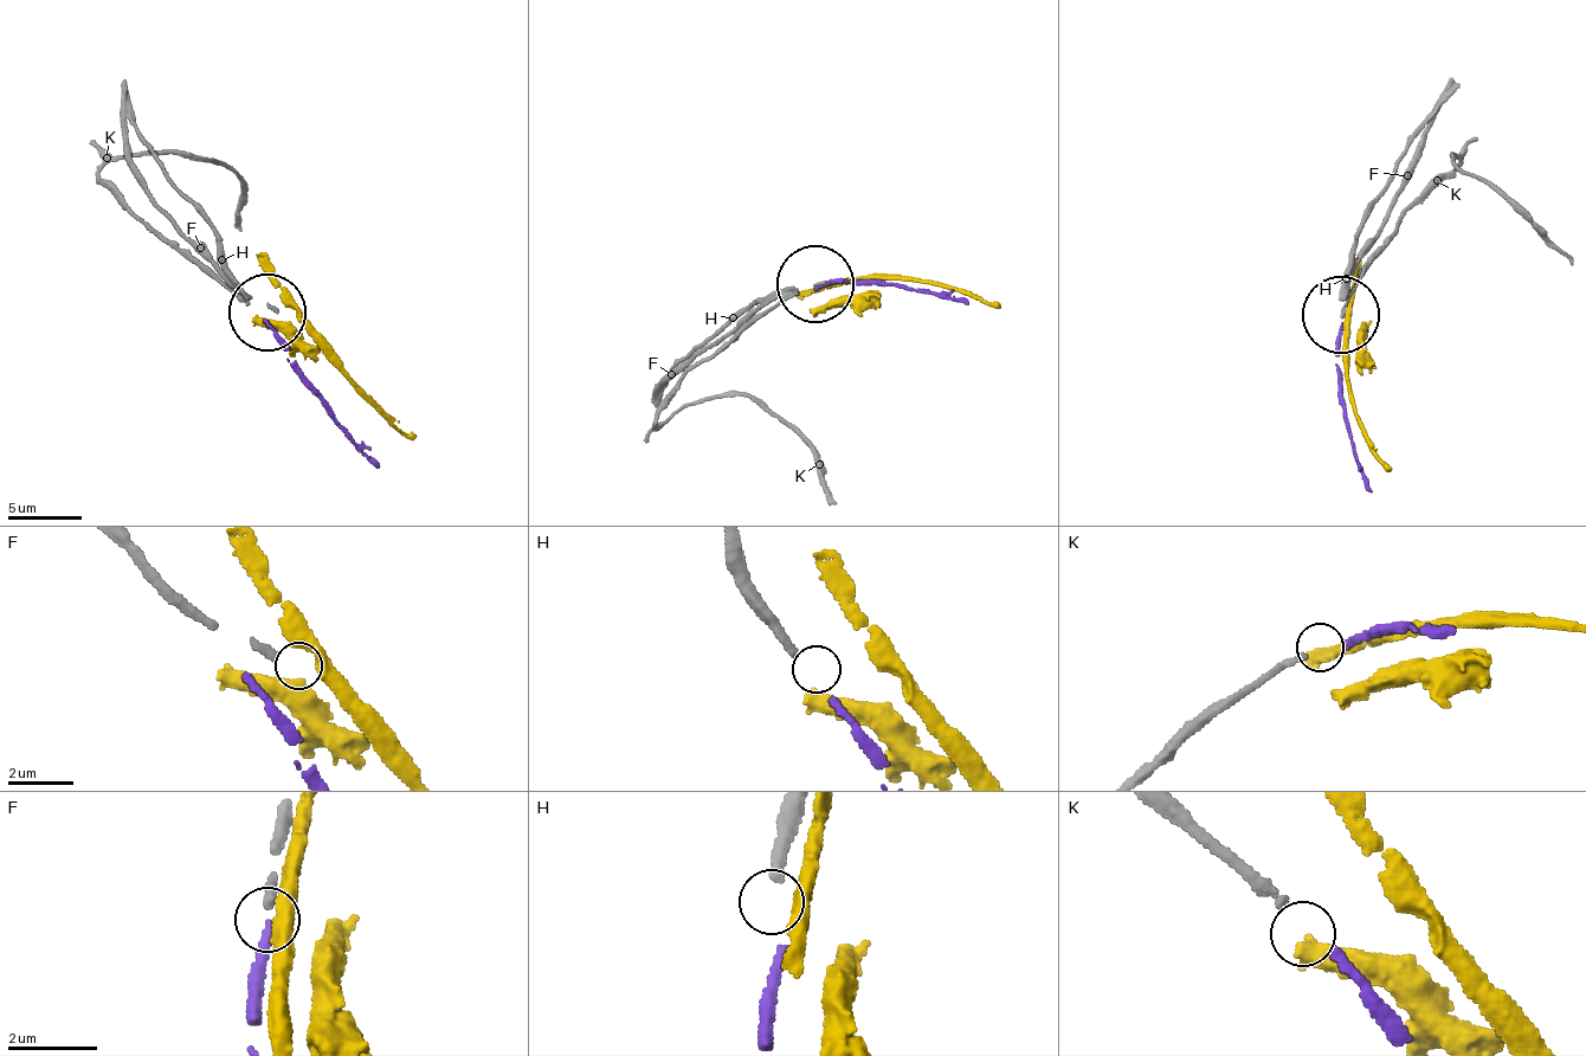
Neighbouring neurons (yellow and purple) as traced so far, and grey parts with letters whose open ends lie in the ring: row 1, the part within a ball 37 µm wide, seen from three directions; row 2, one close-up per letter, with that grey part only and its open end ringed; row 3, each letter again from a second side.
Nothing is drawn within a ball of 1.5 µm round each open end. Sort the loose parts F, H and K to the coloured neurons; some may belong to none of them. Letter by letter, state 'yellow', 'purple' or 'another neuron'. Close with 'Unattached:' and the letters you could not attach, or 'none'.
F: another neuron
H: another neuron
K: another neuron
Unattached: F, H, K

